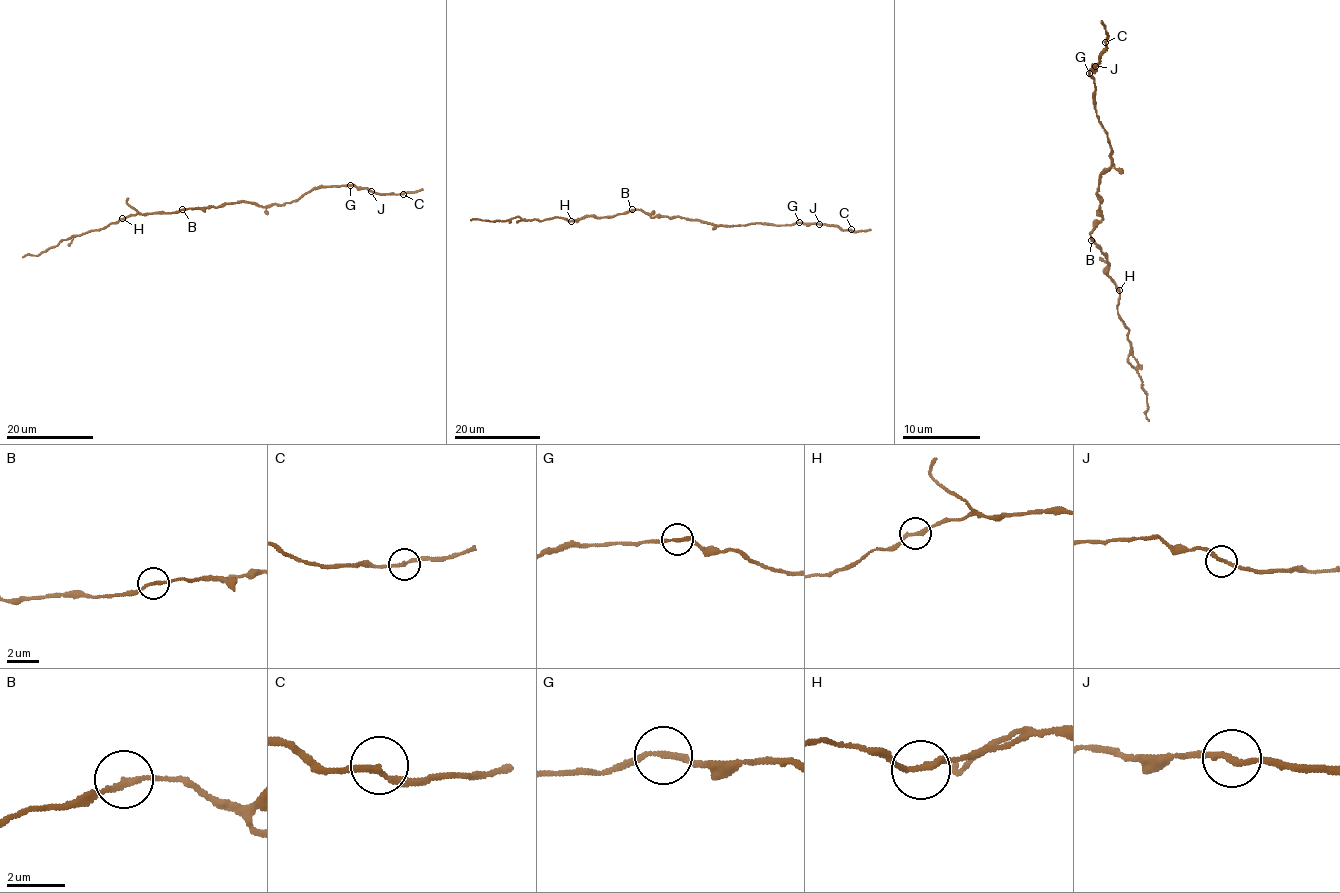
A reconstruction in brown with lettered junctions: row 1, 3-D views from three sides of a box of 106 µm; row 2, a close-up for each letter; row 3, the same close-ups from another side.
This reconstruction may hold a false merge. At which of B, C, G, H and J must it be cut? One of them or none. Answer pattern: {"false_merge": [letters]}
{"false_merge": []}

